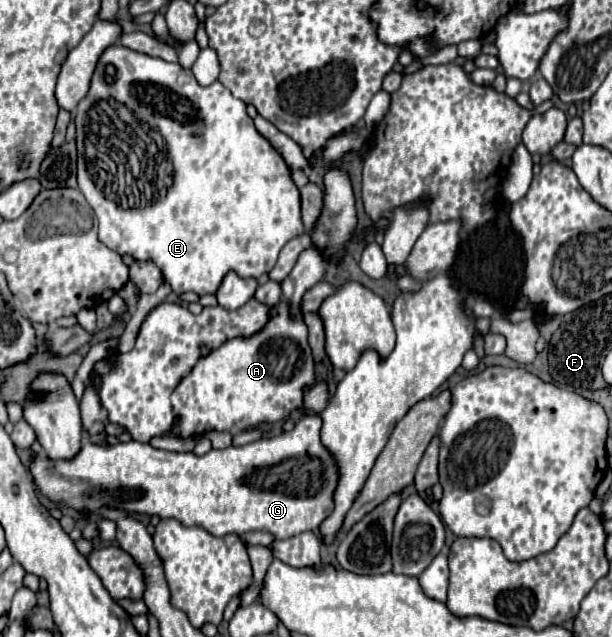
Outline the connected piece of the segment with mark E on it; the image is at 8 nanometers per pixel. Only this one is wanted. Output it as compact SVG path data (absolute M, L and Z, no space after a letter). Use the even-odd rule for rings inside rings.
M118 43L110 45L98 59L92 83L90 83L90 91L88 95L78 103L78 111L76 111L76 145L78 145L78 187L84 193L86 201L90 203L90 207L94 209L100 229L98 229L98 237L100 241L110 247L112 251L120 253L120 255L130 255L134 259L152 259L162 275L164 281L172 287L174 293L186 293L186 291L194 291L198 295L206 295L206 293L216 293L220 287L222 277L228 271L236 271L240 277L254 277L258 279L262 273L268 273L278 259L280 249L294 237L304 233L304 225L300 219L300 195L298 195L298 187L292 183L290 179L290 169L284 163L282 155L272 147L272 143L268 139L264 139L252 119L246 115L246 103L236 99L220 81L214 81L208 87L198 85L198 81L194 79L192 71L182 69L178 63L166 63L158 57L150 57L146 53L138 53L132 51L128 47L122 47ZM128 113L132 113L138 121L146 123L150 129L158 131L160 137L164 139L164 147L166 147L166 155L168 161L172 163L172 185L162 189L162 181L156 179L156 169L160 165L156 165L156 159L152 163L148 163L146 167L142 165L142 153L140 151L132 151L130 145L122 145L122 143L132 143L132 119L128 117Z

